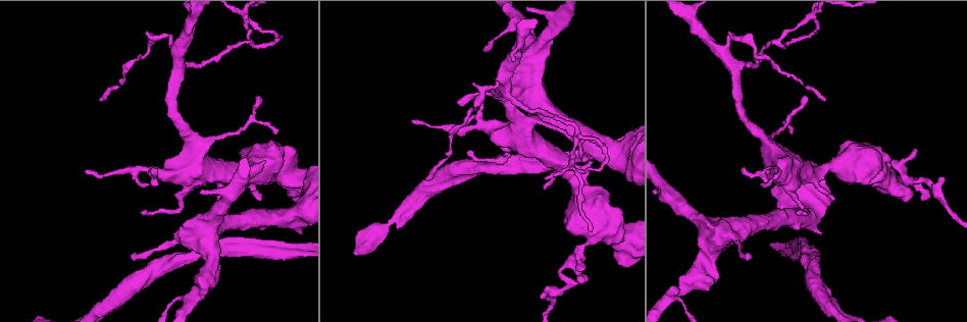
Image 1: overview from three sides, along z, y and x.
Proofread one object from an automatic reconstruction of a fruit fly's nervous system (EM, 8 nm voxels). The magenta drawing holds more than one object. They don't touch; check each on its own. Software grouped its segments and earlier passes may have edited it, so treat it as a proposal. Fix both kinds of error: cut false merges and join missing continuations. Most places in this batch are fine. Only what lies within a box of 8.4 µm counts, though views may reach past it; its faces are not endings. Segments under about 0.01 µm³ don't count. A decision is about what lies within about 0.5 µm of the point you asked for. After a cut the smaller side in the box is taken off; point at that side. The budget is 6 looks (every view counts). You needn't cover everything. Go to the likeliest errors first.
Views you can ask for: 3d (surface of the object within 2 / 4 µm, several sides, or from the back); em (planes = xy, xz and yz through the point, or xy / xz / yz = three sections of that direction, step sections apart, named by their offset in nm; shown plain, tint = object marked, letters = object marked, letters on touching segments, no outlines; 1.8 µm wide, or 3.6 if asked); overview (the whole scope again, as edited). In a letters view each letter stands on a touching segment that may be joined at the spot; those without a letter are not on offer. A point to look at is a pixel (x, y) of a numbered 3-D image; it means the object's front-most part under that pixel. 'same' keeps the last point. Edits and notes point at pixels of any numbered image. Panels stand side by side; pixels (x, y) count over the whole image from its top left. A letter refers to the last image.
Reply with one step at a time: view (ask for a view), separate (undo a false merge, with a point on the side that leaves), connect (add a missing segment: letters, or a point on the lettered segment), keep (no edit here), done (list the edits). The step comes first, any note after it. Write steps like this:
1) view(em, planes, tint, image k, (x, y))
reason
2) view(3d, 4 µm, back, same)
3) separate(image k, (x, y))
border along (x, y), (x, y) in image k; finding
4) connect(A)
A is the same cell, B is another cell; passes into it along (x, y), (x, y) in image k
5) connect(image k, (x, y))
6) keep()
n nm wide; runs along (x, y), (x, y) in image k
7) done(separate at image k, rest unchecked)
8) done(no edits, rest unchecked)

view(3d, 2 µm, image 1, (192, 298))

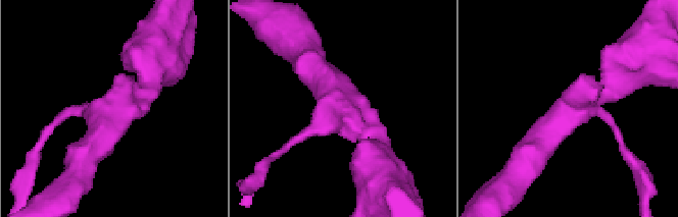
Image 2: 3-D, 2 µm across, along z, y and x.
view(em, planes, tint, image 2, (579, 109))
3 arms

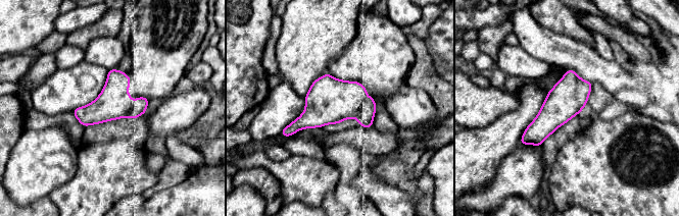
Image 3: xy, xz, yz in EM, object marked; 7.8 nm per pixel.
view(em, planes, letters, same)

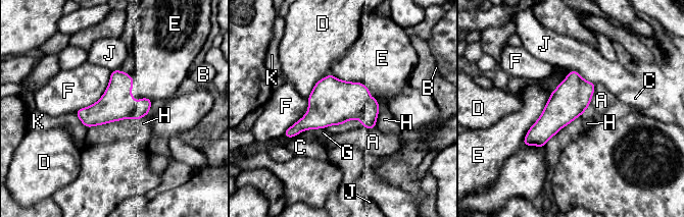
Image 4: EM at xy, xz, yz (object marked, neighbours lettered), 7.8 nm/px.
keep()
260 nm wide; E touches over 480 nm; A, B, C, D, E, F, G, H, J and K are other cells; continuous, no second neuron

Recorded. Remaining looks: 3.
view(em, xy, step 4, tint, image 1, (493, 87))
a narrow waist

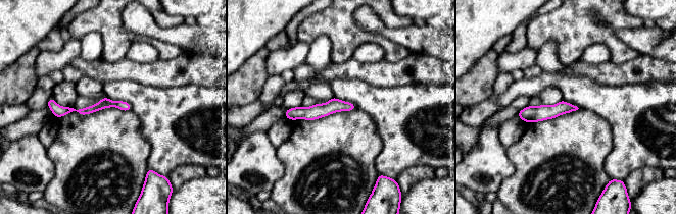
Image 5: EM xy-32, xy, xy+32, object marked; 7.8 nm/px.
view(em, xy, step 4, letters, same)

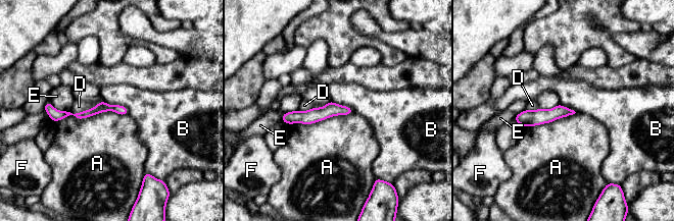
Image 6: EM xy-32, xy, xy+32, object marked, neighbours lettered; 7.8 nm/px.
keep()
A touches over 600 nm; A, B, D, E and F are other cells; border along (128, 113), (101, 111), (51, 121) in image 6; all the same neuron

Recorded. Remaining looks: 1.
done(no edits, rest unchecked)

